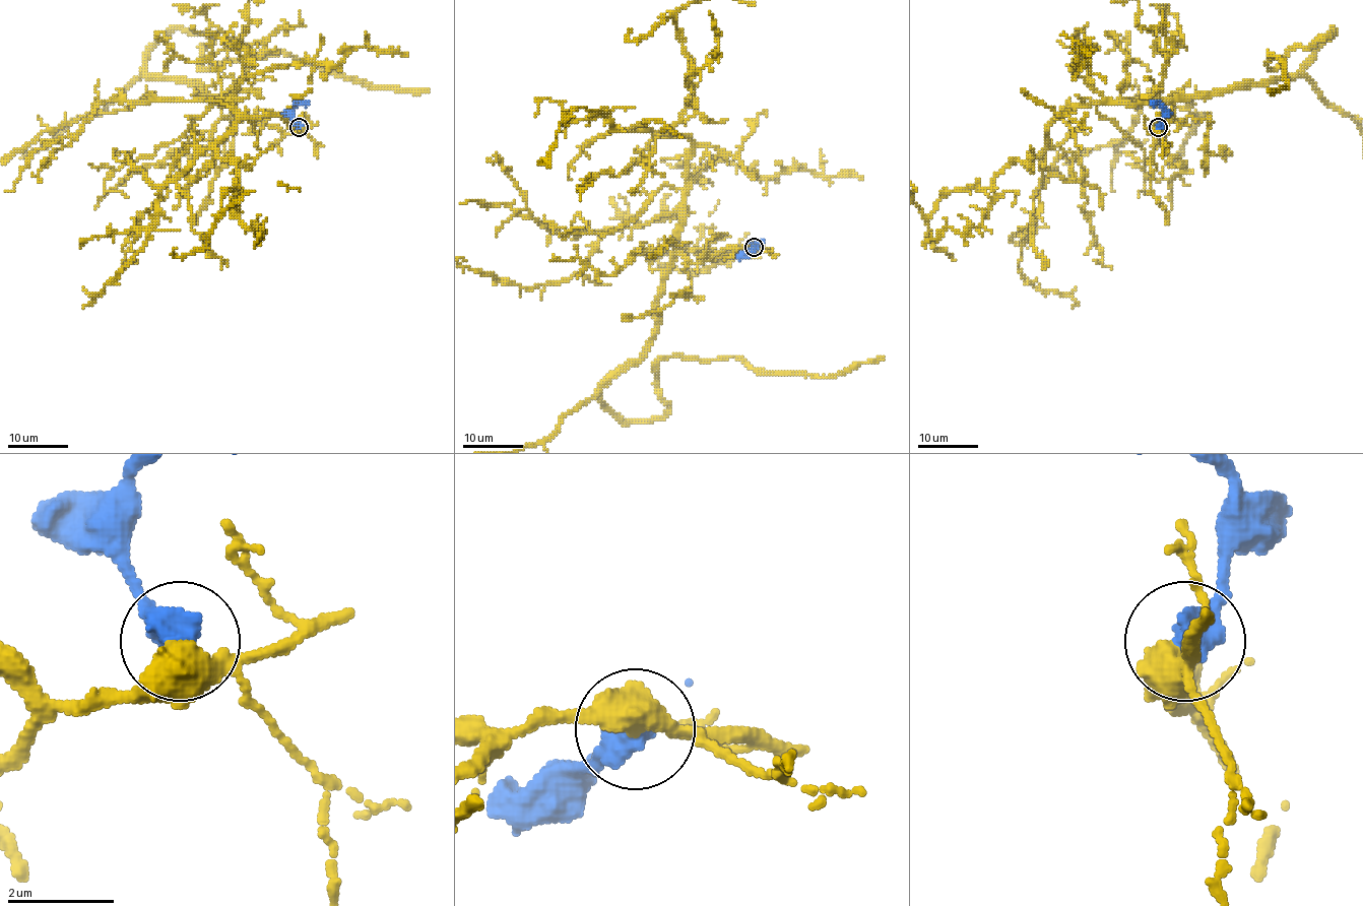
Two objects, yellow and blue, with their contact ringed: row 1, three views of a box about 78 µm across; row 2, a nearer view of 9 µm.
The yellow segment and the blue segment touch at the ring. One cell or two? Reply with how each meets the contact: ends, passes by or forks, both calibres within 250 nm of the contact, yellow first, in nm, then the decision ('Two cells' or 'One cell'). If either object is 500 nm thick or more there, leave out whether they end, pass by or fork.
Thickness 400 nm (yellow) against 600 nm. Two cells

